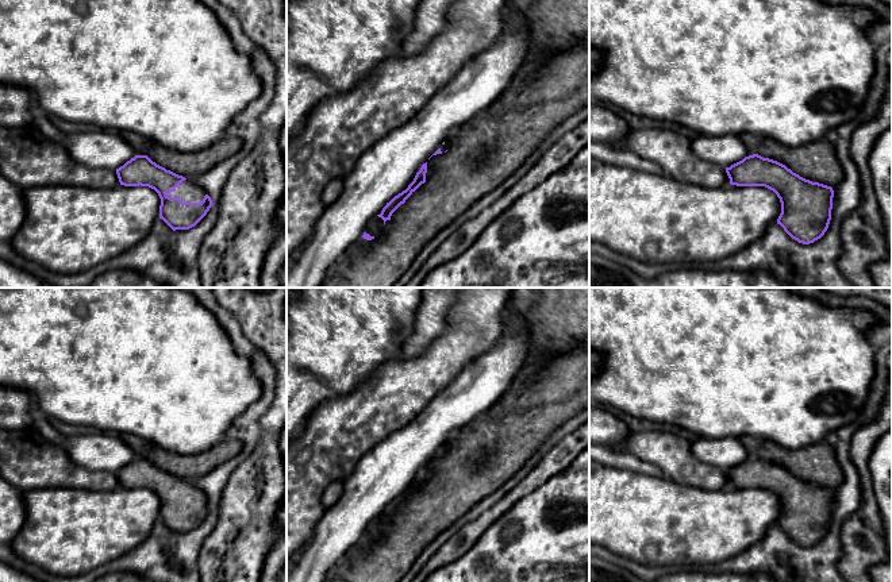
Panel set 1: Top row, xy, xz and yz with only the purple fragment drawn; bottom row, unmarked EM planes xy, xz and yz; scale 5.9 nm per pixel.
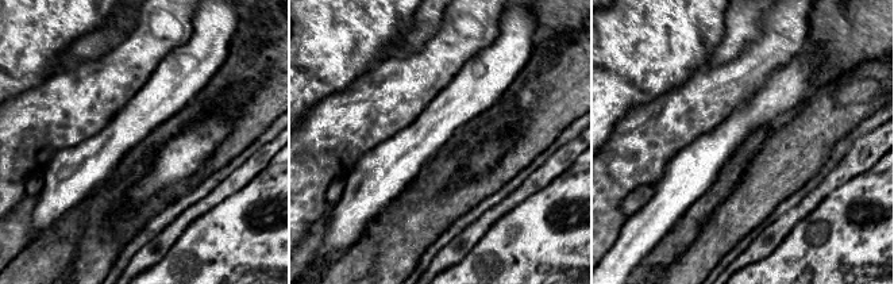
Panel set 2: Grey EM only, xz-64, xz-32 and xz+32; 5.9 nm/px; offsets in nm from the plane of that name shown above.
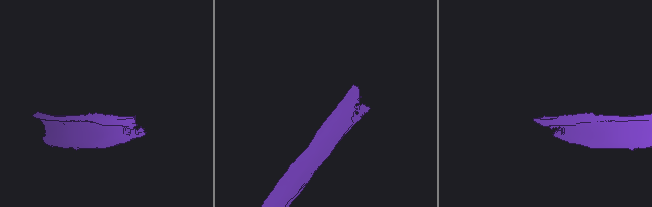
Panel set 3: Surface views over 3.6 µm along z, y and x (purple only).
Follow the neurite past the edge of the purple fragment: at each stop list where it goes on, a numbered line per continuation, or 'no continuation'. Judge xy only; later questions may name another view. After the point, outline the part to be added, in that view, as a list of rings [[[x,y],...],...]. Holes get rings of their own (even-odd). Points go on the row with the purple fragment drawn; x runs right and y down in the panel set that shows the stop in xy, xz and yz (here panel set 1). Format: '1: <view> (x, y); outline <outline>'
1: xy (188, 191); outline [[[187,178],[174,192],[168,192],[166,196],[178,197],[182,203],[201,203],[205,192],[195,182],[195,180]]]

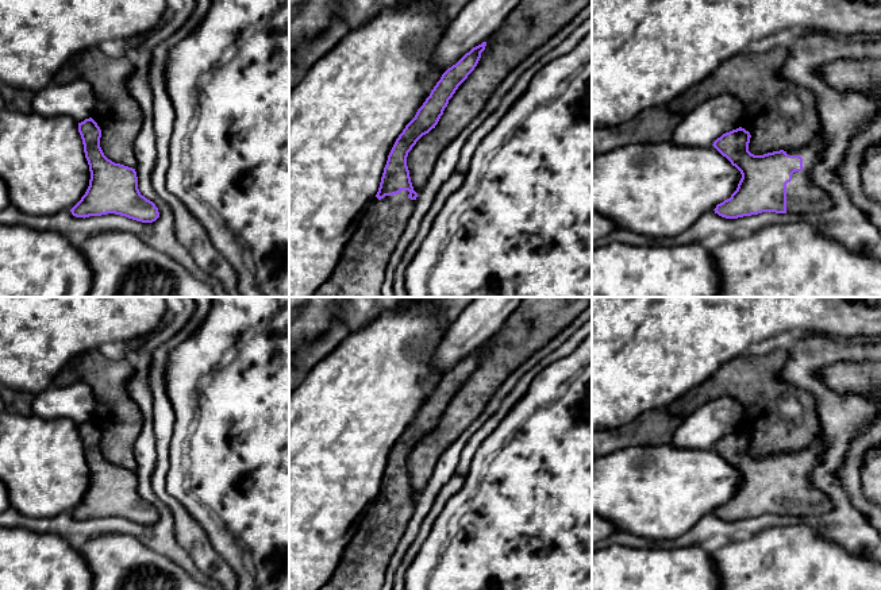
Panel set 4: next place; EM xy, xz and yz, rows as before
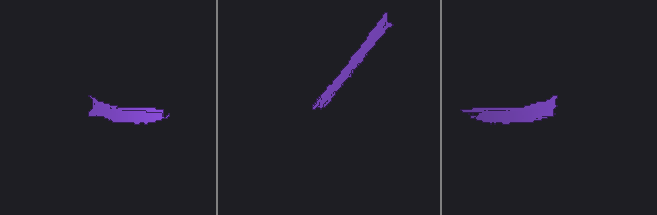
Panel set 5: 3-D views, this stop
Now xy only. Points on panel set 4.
no continuation

